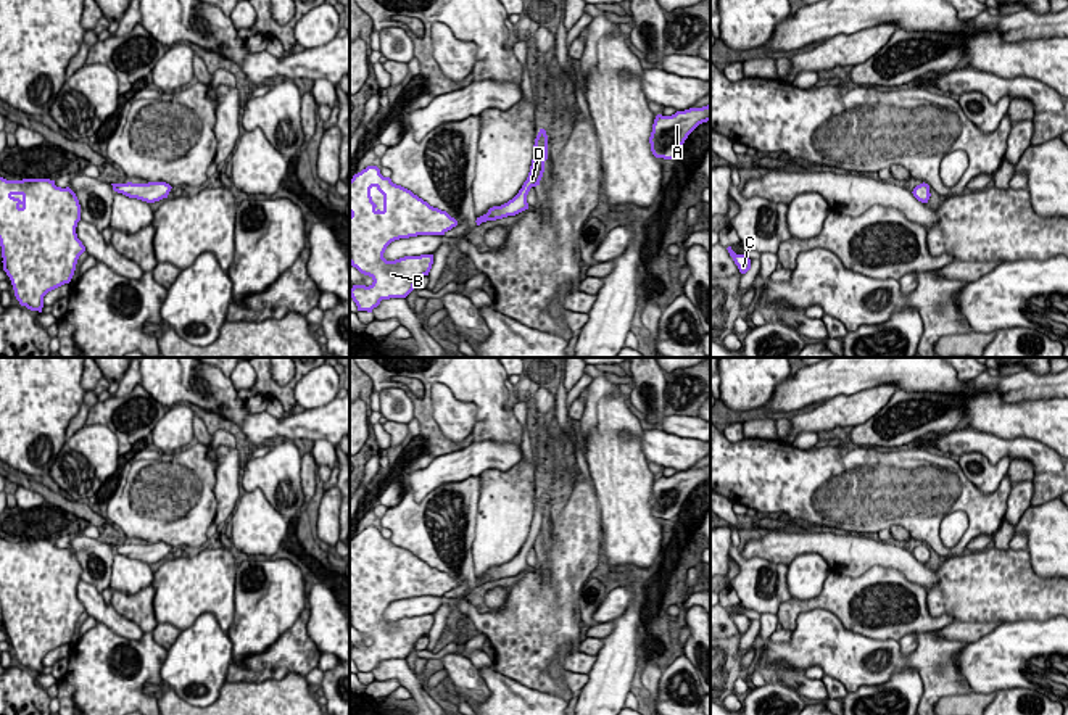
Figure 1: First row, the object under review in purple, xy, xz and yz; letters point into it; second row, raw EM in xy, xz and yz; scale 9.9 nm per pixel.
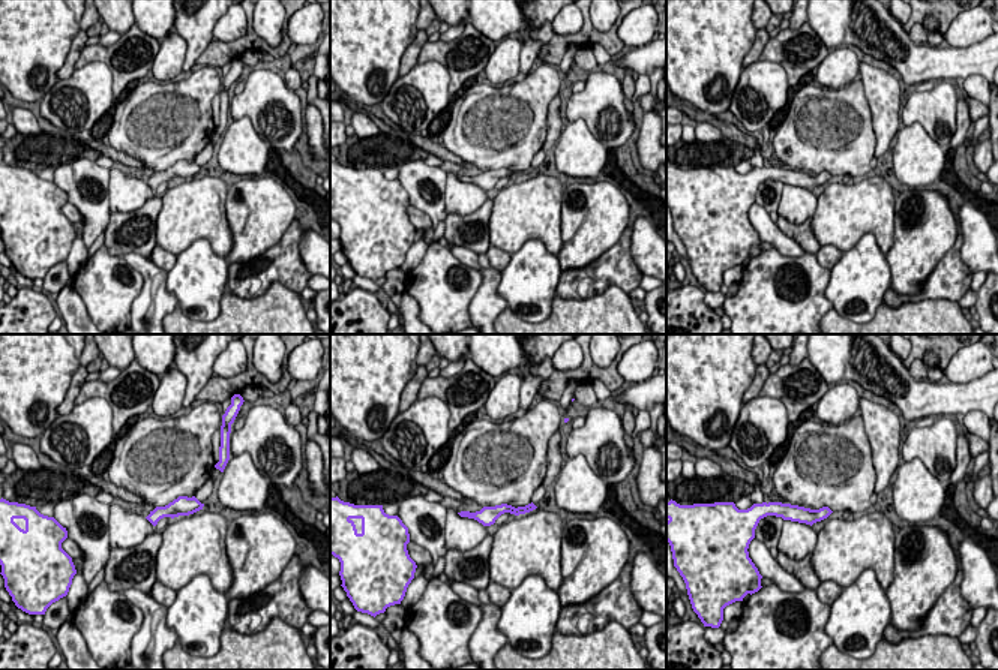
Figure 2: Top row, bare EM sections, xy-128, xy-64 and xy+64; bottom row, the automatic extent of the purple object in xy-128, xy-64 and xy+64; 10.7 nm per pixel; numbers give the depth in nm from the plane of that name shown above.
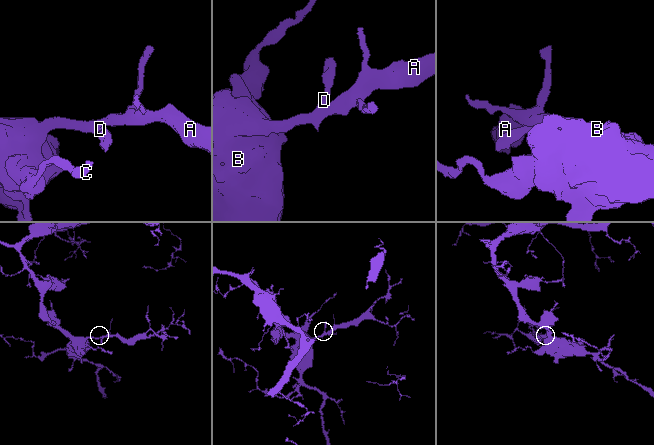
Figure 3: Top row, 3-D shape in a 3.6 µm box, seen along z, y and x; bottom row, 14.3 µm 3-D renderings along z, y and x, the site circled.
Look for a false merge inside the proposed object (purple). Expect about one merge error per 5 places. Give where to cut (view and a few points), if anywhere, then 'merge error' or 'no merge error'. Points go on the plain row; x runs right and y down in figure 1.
no cut; no merge error

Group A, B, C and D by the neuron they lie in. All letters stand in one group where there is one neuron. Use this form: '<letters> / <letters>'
A B C D

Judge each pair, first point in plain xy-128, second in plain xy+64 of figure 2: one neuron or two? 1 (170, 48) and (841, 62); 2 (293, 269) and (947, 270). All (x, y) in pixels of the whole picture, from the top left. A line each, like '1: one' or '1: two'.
1: one
2: one

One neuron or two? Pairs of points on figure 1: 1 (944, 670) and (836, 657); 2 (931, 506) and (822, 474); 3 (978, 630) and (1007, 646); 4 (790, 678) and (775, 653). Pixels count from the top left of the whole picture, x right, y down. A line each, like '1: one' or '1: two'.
1: one
2: one
3: two
4: two

